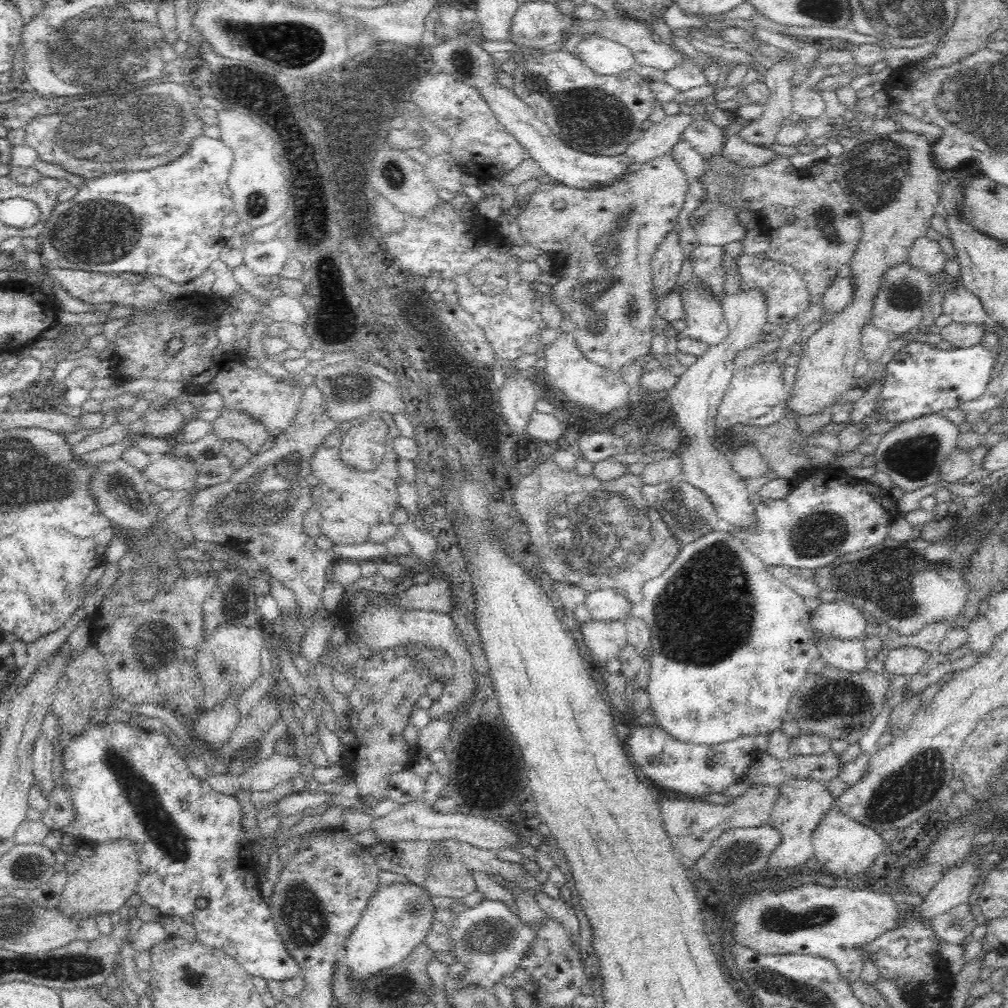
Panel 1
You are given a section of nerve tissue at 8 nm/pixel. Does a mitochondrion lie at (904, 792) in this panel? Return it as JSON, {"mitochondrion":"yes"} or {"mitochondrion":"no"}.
{"mitochondrion":"yes"}

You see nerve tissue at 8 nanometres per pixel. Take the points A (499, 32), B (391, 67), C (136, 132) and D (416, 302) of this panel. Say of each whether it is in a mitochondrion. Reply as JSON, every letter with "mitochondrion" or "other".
{"A":"other","B":"mitochondrion","C":"mitochondrion","D":"other"}

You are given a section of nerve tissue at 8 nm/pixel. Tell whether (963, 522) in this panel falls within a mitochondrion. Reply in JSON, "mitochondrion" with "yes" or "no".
{"mitochondrion":"no"}

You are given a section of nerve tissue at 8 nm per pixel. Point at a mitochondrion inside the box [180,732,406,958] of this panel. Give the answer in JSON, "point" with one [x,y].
{"point":[307,924]}

